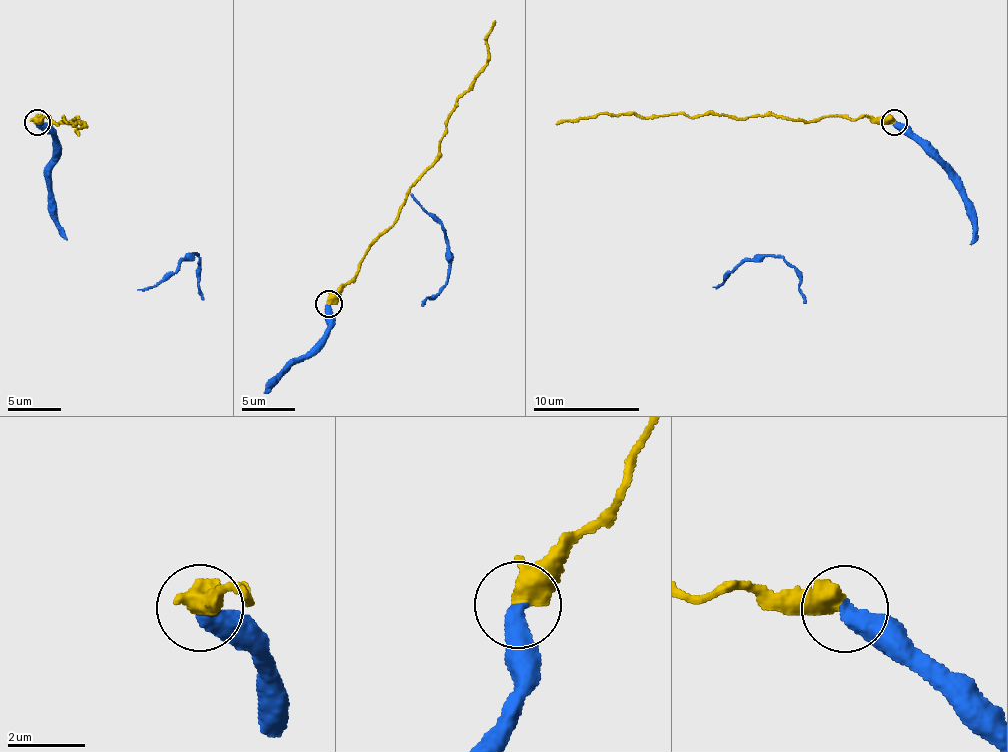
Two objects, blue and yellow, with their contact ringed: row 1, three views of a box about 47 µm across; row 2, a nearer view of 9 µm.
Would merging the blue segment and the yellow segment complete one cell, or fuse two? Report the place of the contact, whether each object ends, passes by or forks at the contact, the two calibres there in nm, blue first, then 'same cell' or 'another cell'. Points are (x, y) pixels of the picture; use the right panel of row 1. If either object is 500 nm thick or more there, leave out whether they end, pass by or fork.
at (894, 122); 440 nm thick on the blue side, 600 nm on the other; another cell

